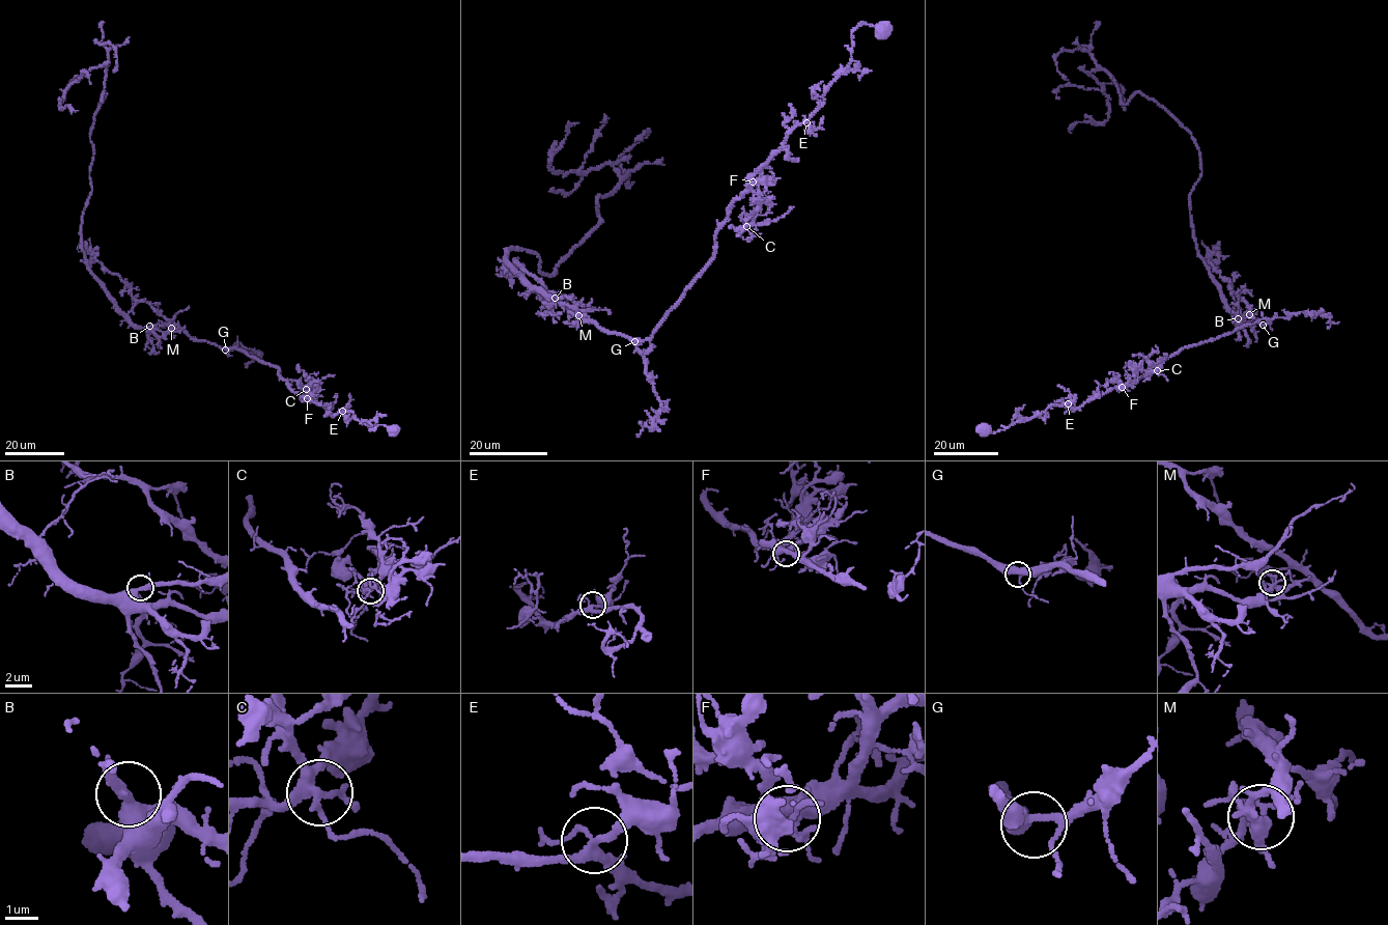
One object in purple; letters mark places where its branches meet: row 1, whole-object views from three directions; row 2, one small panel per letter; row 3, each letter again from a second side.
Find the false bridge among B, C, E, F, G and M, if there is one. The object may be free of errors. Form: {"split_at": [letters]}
{"split_at": ["M"]}

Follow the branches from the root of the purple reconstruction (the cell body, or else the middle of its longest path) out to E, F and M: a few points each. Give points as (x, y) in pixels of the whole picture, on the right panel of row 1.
E: (983, 431), (981, 426), (984, 431), (997, 431), (1030, 419), (1052, 404), (1068, 403)
F: (983, 431), (981, 426), (984, 431), (997, 431), (1030, 419), (1052, 404), (1078, 409), (1094, 397), (1122, 387)
M: (983, 431), (981, 426), (997, 431), (1052, 404), (1078, 409), (1130, 385), (1184, 348), (1262, 325), (1249, 314)

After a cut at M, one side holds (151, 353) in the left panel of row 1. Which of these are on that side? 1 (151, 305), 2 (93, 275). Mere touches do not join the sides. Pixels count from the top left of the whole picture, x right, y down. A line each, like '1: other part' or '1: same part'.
1: other part
2: same part

